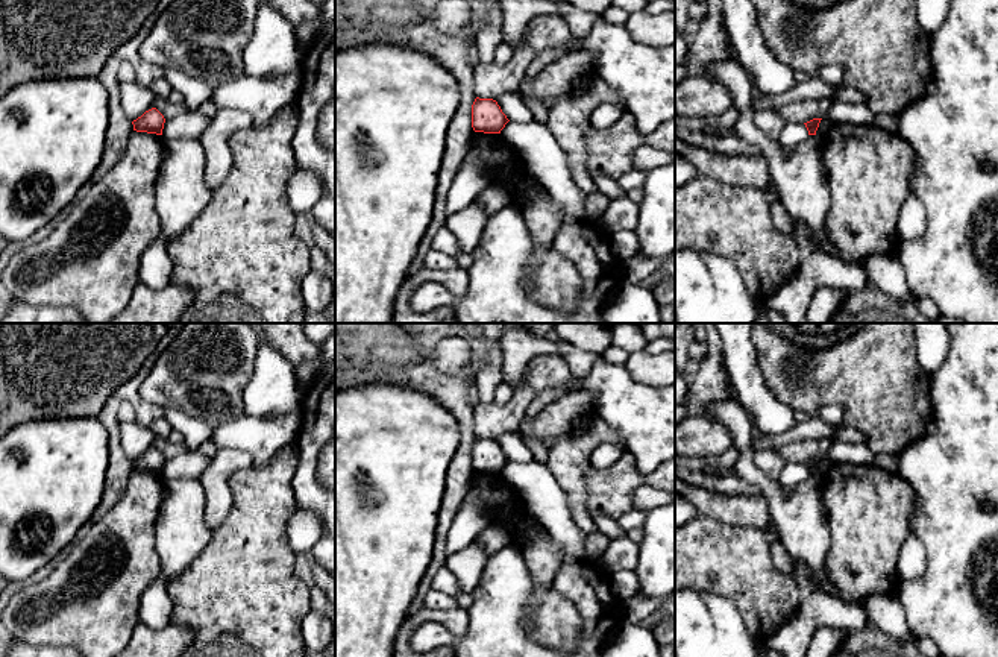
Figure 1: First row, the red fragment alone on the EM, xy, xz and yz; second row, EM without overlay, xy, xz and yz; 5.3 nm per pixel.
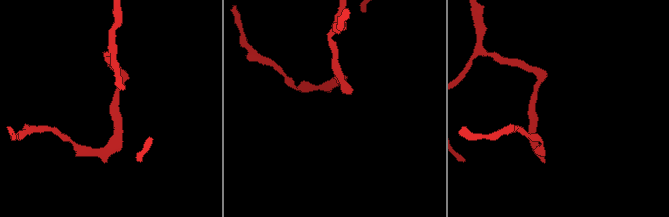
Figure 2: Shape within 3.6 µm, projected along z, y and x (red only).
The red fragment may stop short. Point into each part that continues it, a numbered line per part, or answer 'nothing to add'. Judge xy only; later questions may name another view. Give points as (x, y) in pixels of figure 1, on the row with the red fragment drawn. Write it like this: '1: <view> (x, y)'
nothing to add

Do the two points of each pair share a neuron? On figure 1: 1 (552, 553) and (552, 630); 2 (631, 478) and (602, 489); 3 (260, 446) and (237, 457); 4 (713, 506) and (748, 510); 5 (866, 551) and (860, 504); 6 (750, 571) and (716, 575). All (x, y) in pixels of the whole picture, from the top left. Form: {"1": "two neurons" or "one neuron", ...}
{"1": "one neuron", "2": "one neuron", "3": "two neurons", "4": "one neuron", "5": "one neuron", "6": "one neuron"}

